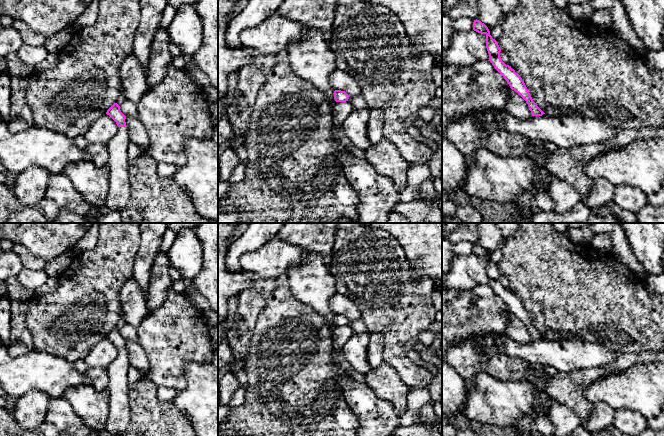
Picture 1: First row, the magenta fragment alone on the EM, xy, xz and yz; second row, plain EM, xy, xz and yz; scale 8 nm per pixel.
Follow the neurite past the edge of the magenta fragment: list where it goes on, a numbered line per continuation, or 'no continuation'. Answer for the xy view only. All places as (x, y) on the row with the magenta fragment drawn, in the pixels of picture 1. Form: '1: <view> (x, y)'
1: xy (119, 191)

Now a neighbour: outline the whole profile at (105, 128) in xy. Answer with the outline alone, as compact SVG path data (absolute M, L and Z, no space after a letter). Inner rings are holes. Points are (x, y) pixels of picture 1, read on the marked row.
M103 114L84 134L89 144L107 144L117 133L116 122L107 114Z

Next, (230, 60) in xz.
M218 0L218 91L225 95L228 77L251 62L247 49L233 49L227 46L225 33L230 15L238 0Z

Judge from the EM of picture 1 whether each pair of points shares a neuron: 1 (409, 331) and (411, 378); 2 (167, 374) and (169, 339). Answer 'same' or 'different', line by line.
1: same
2: same

